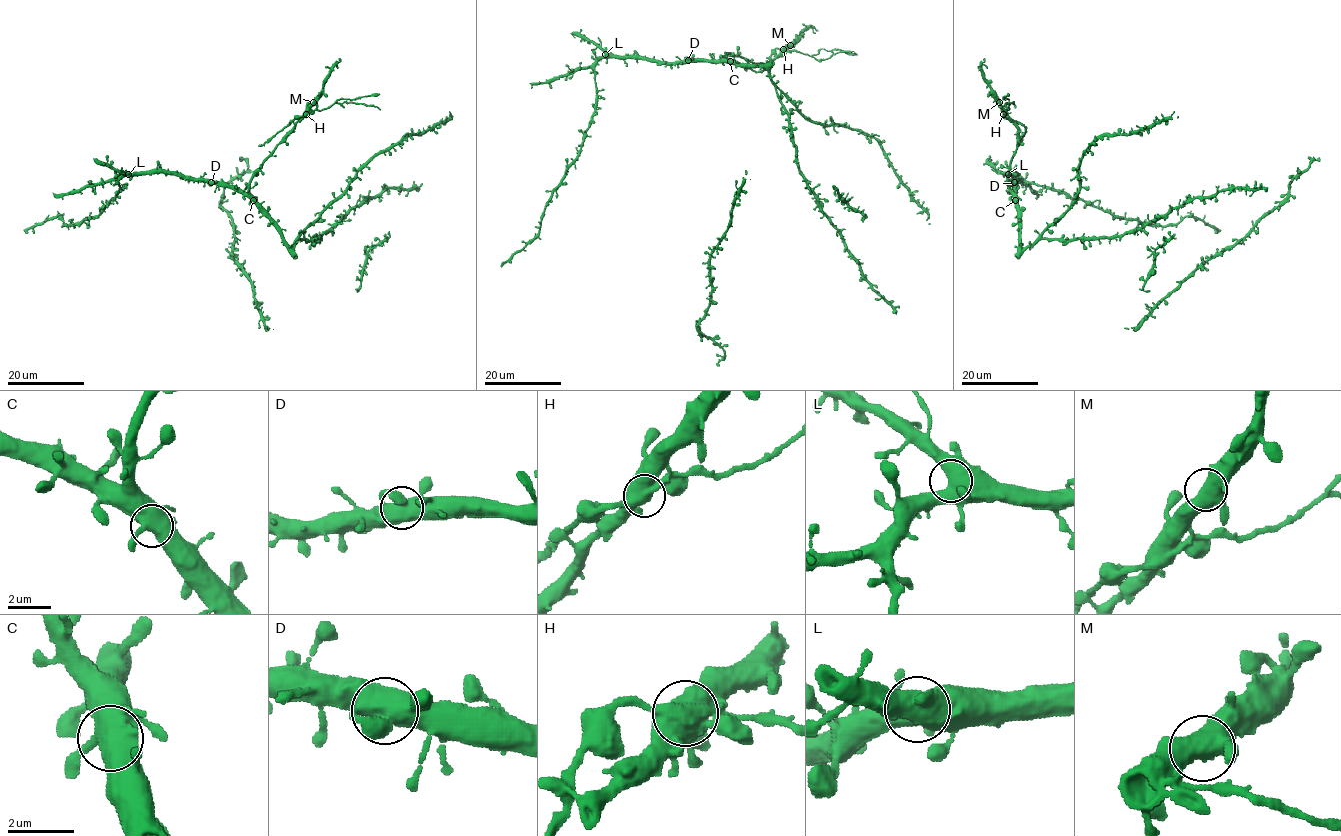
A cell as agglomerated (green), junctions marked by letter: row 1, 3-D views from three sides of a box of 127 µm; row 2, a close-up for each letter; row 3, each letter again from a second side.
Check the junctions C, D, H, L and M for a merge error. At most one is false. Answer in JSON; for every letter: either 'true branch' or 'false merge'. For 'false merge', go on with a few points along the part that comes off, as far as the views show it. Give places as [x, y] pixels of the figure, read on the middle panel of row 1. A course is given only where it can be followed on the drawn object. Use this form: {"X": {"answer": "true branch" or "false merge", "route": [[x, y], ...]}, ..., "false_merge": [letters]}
{"C": {"answer": "true branch"}, "D": {"answer": "true branch"}, "H": {"answer": "false merge", "route": [[784, 49], [809, 56], [824, 48], [828, 51], [841, 49], [857, 55]]}, "L": {"answer": "true branch"}, "M": {"answer": "true branch"}, "false_merge": ["H"]}

